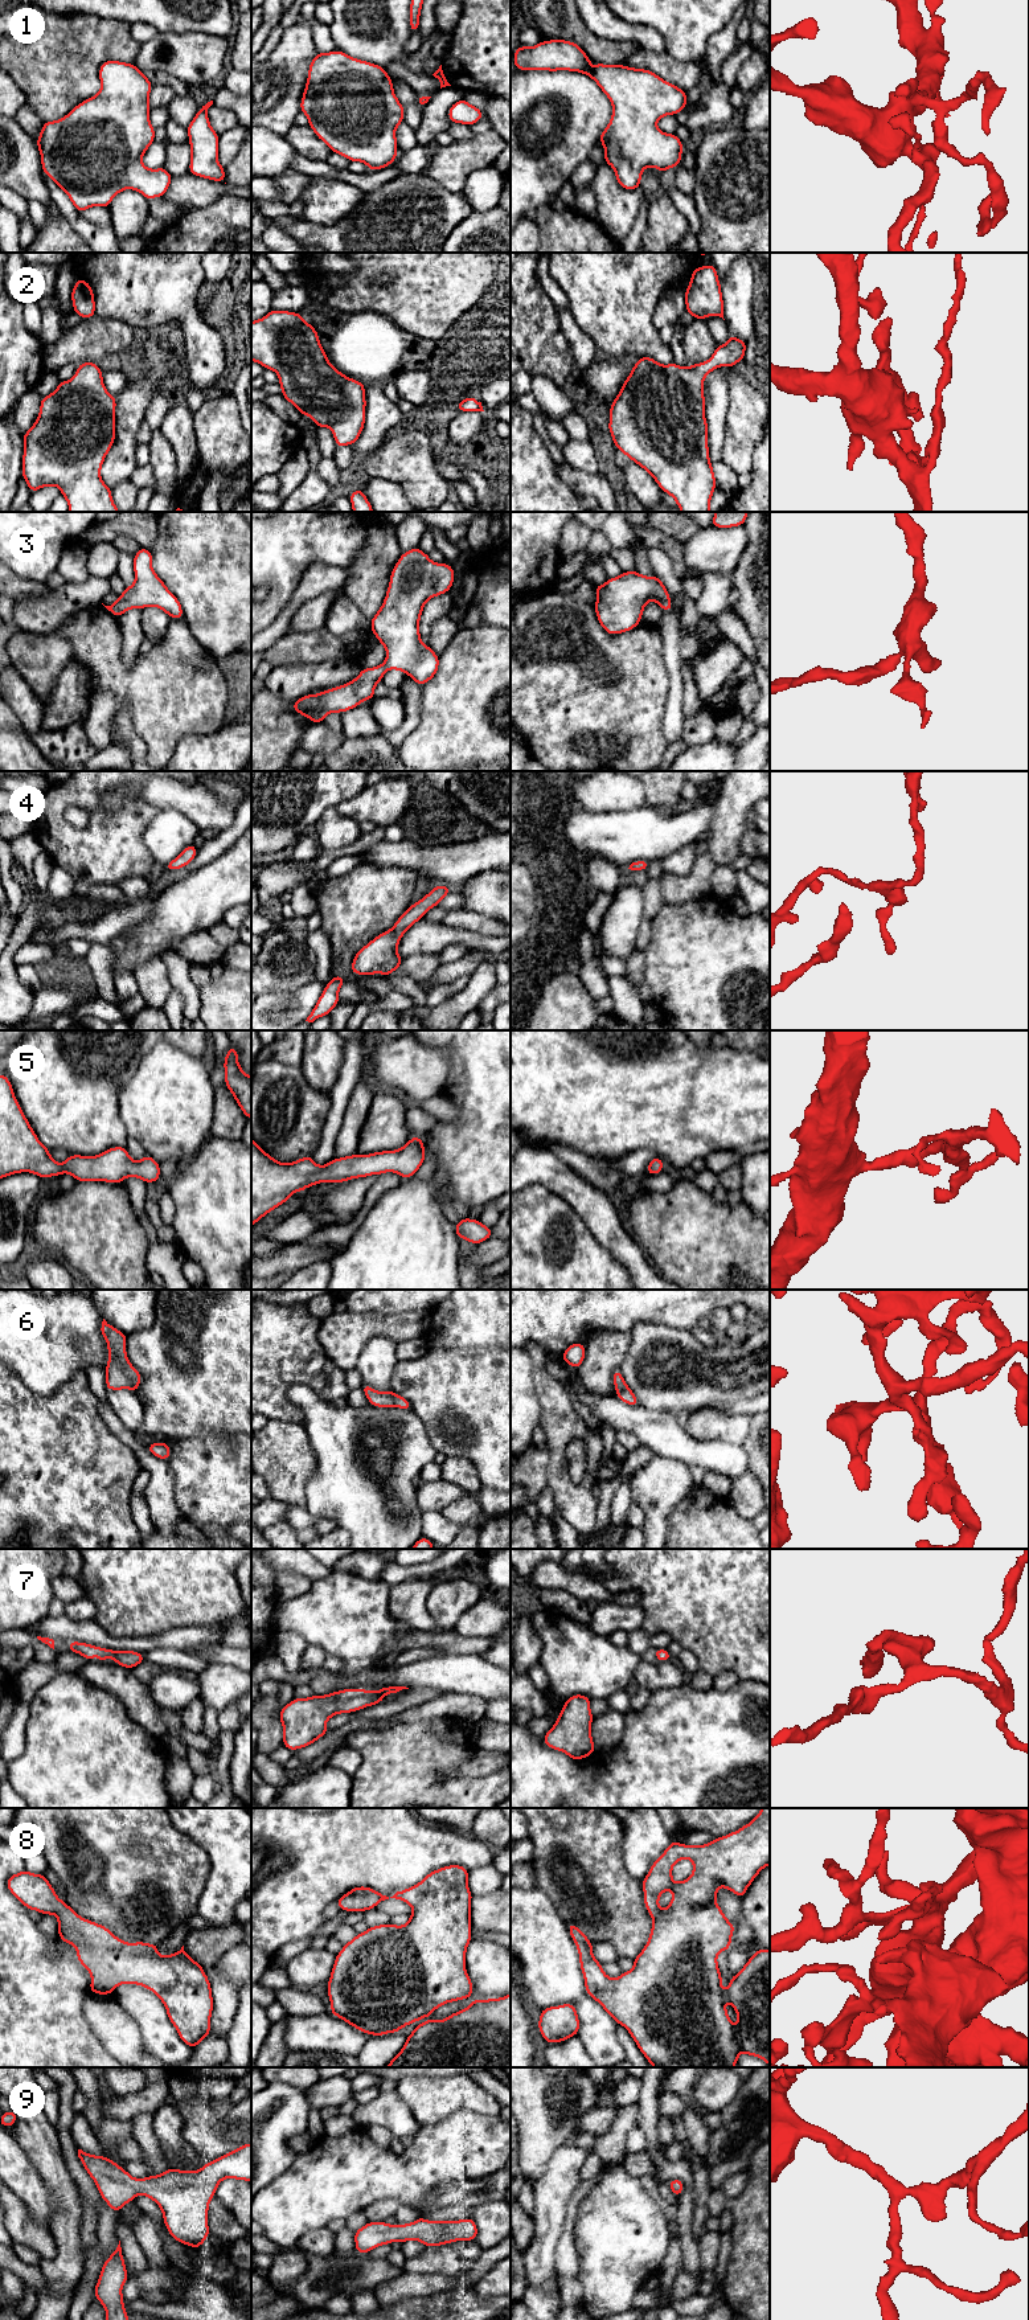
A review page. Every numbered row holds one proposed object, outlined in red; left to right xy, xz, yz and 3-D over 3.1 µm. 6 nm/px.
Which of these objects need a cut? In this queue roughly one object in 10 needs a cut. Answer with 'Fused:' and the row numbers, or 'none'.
Fused: none

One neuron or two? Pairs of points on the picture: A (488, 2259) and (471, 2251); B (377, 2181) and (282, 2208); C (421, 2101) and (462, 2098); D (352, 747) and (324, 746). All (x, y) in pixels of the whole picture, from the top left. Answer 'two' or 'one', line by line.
A: two
B: one
C: one
D: two

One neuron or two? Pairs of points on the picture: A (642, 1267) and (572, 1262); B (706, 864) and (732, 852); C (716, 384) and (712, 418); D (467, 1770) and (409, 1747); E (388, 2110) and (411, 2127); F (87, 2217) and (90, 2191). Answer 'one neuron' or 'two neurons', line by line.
A: two neurons
B: two neurons
C: one neuron
D: two neurons
E: one neuron
F: two neurons

